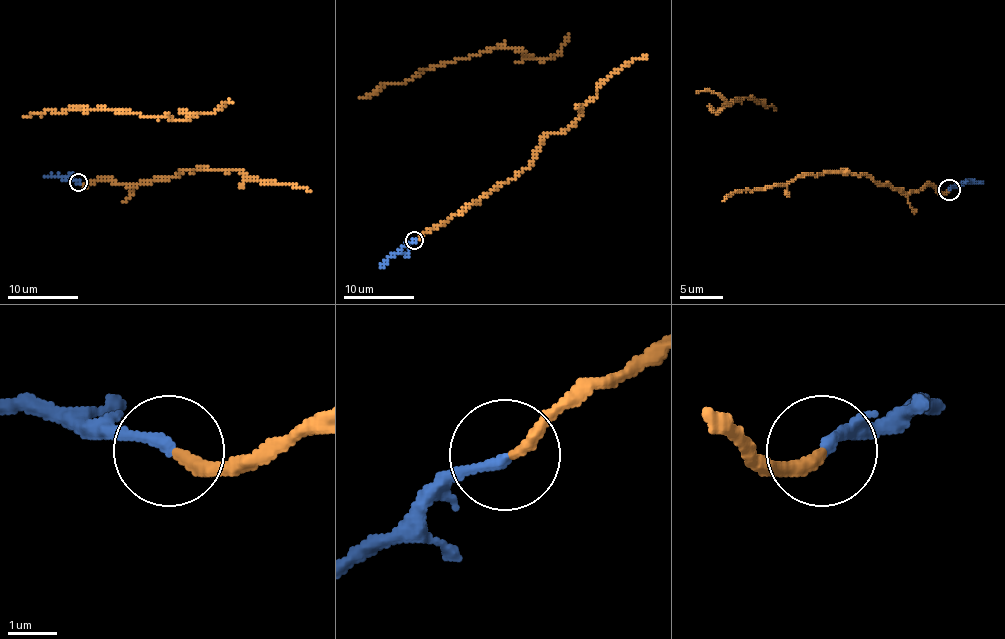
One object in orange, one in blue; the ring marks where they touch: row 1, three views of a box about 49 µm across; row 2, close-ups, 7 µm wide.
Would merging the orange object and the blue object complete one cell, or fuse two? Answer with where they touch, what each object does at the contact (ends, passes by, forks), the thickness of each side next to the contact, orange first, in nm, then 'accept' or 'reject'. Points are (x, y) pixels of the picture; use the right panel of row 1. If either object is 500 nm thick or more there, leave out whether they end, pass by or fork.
place (949, 189); orange ends; blue ends; calibres 240 and 240 nm; reject

